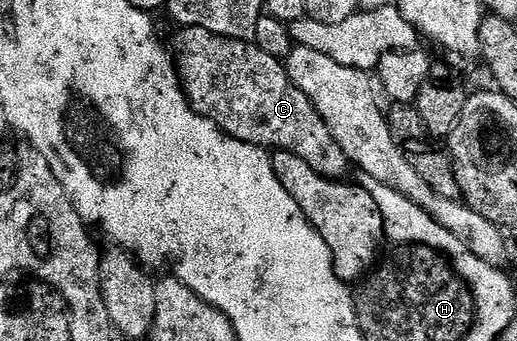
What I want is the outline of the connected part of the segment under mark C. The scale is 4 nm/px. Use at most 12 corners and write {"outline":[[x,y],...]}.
{"outline":[[176,30],[189,106],[226,137],[330,179],[343,147],[283,61]]}

